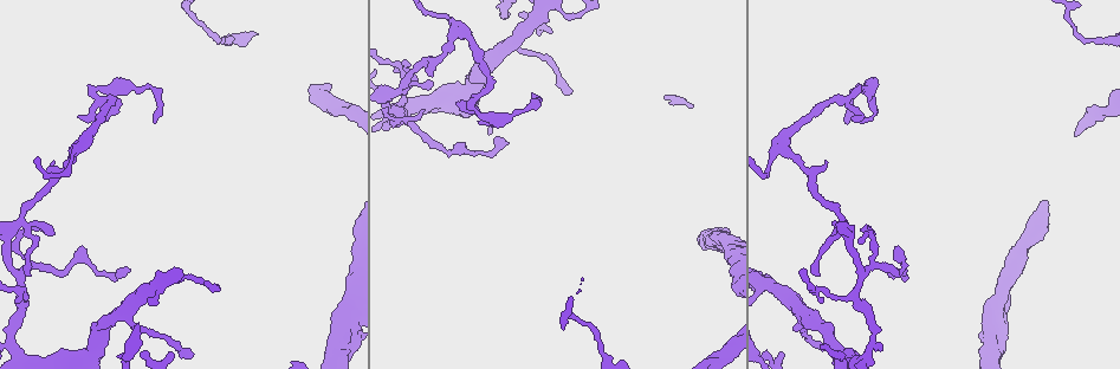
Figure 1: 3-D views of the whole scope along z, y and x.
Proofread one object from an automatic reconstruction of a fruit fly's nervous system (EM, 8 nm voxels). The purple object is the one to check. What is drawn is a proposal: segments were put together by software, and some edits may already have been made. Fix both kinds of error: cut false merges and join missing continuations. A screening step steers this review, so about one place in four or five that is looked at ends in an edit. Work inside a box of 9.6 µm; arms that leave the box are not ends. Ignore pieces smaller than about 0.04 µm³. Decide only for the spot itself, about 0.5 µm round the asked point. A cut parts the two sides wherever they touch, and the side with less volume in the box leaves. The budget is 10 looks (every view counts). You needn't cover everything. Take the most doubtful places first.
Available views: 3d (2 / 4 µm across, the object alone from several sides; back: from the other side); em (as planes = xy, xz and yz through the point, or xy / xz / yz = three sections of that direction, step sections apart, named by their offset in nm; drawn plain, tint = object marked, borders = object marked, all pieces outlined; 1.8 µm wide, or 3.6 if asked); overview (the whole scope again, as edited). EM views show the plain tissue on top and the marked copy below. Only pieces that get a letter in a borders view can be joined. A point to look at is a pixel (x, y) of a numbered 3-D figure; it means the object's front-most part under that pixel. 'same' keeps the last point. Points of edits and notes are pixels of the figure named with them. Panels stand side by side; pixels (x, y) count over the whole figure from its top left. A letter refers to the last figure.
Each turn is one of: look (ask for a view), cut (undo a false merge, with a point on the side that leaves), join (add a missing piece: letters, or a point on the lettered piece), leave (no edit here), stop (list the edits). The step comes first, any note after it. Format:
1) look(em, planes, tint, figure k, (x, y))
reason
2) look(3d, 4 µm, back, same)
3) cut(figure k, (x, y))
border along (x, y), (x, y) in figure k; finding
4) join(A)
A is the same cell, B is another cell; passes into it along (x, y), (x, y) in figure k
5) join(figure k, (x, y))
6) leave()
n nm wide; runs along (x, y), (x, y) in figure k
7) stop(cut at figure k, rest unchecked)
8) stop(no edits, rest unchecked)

look(3d, 4 µm, figure 1, (75, 150))

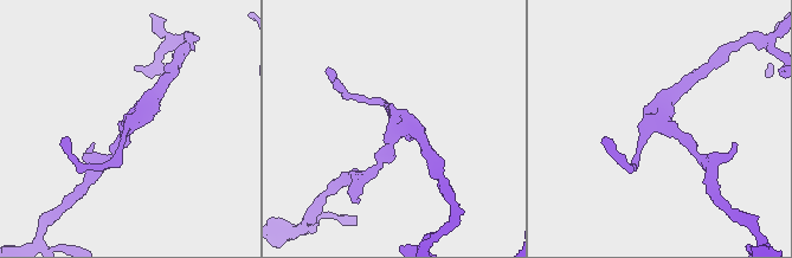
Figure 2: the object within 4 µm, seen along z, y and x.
look(em, planes, borders, figure 2, (130, 122))
3 arms; now the EM

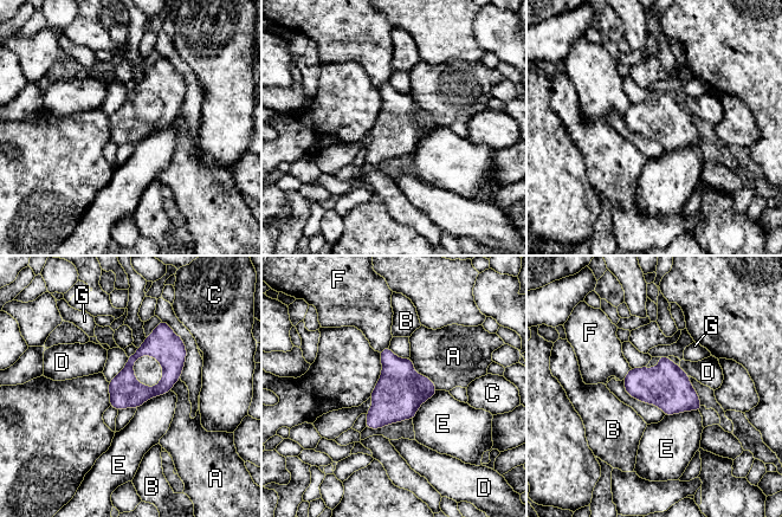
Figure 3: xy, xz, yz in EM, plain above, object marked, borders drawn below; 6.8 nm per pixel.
leave()
220 nm wide; A, B, C, D, E, F and G are other cells; continuous, no second neuron

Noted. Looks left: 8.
look(em, planes, borders, figure 1, (480, 113))
calibre changes

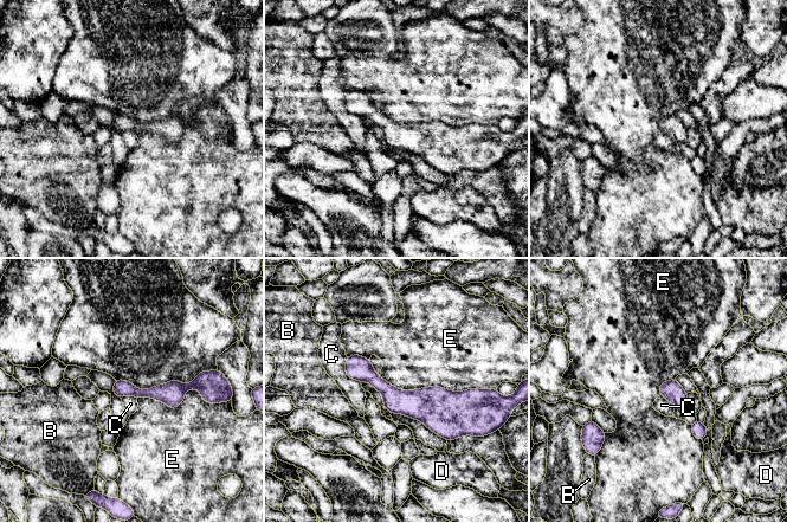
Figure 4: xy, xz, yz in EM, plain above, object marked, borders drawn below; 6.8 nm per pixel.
leave()
B, C, D and E are other cells; runs along (348, 361), (398, 401), (468, 396) in figure 4; one neuron here

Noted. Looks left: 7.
look(3d, 2 µm, figure 1, (342, 329))
abrupt turn

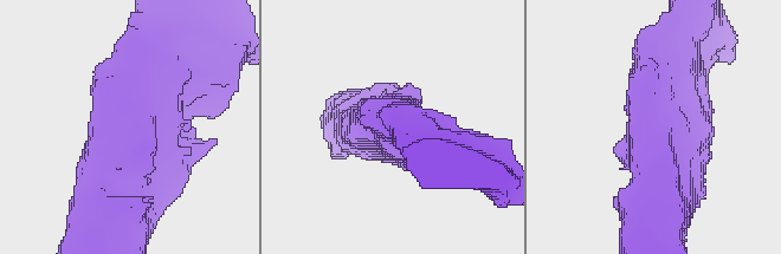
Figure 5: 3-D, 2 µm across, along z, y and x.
look(em, yz, step 4, borders, figure 5, (131, 123))
now the EM

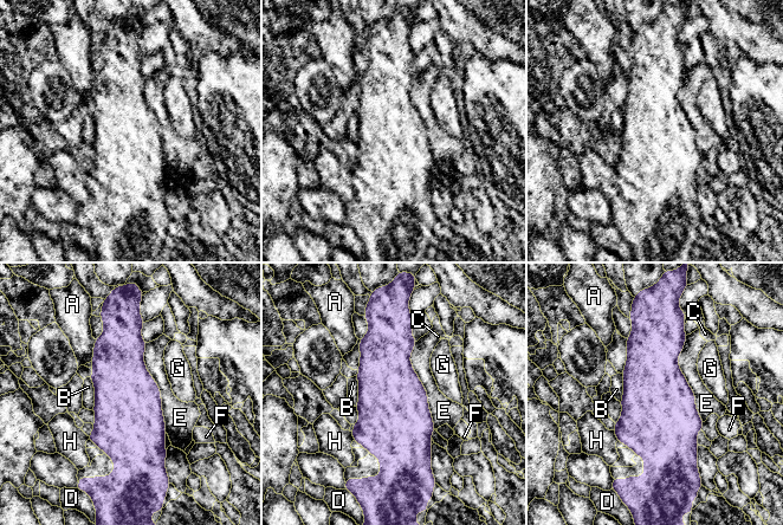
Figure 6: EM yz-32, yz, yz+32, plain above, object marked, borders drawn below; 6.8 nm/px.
leave()
A, B, C, D, E, F, G and H are other cells; border along (146, 343), (167, 433) in figure 6; all the same neuron

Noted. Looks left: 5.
look(3d, 4 µm, figure 1, (128, 272))
tapers out

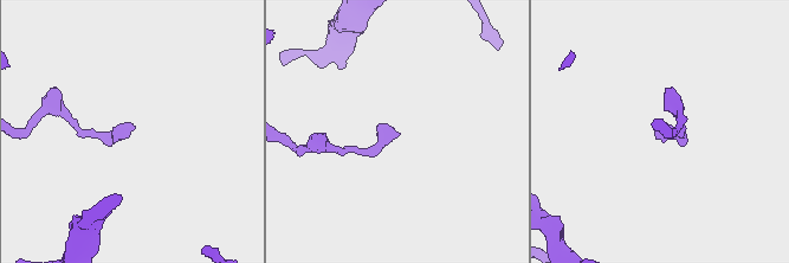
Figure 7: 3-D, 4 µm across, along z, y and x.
look(em, xz, step 4, borders, figure 7, (398, 132))

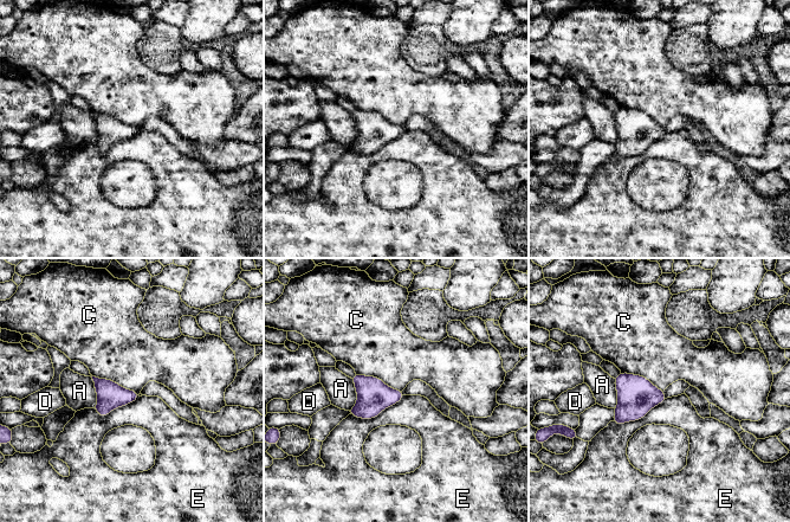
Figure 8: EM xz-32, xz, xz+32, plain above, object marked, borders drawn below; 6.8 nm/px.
leave()
A, C, D and E are other cells; none of them fits

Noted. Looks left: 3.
stop(no edits, rest unchecked)

